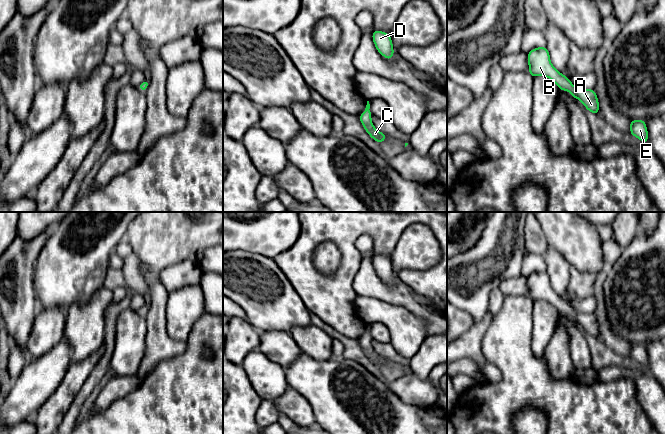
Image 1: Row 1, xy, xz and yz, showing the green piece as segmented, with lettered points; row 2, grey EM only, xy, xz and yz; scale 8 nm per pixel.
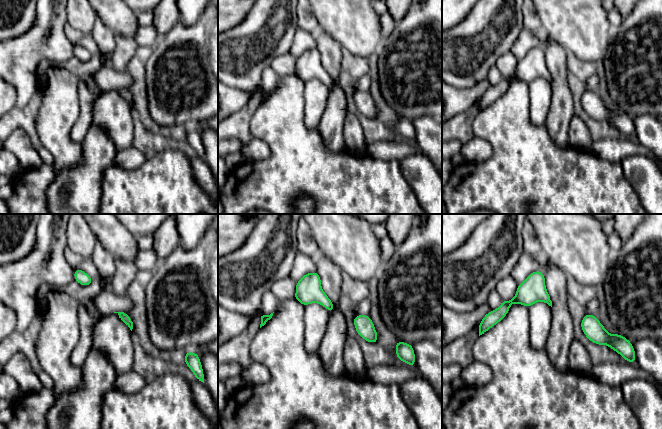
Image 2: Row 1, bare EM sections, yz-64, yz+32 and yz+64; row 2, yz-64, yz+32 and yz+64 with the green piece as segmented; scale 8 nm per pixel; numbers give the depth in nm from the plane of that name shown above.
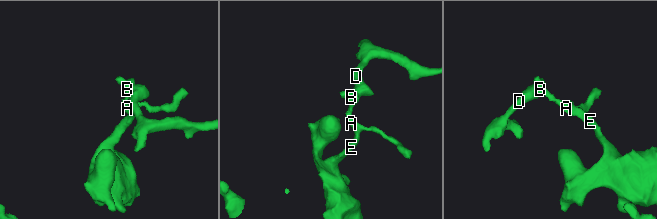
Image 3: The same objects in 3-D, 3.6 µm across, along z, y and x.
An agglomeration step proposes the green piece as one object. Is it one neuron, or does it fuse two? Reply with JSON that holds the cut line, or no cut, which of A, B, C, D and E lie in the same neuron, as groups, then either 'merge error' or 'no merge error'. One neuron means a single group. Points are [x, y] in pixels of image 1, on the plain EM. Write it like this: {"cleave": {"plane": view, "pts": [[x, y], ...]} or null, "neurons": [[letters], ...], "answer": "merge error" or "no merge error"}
{"cleave": null, "neurons": [["A", "B", "C", "D", "E"]], "answer": "no merge error"}

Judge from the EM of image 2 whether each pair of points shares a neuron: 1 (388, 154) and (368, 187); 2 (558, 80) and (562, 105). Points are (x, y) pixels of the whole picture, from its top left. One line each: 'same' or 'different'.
1: different
2: same

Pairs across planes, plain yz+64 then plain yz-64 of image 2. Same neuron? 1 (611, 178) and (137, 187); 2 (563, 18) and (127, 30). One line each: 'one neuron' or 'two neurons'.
1: one neuron
2: one neuron

